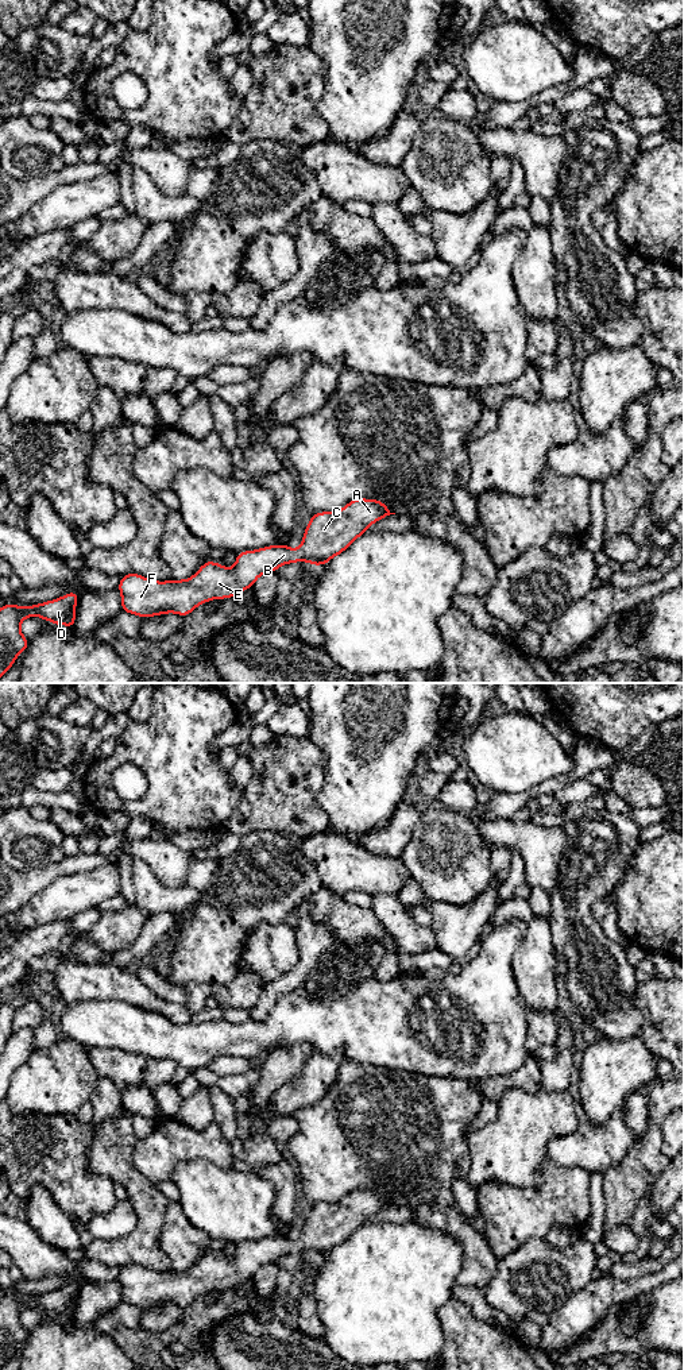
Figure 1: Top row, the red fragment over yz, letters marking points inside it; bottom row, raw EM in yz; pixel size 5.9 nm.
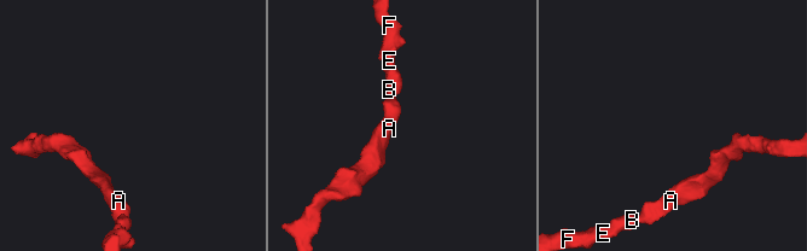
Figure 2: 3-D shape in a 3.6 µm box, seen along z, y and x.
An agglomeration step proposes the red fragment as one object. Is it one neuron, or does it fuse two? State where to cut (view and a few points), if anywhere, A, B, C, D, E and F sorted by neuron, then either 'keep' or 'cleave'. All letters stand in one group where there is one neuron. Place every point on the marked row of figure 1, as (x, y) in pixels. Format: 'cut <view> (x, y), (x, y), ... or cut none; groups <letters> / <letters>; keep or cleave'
cut none; groups A B C D E F; keep

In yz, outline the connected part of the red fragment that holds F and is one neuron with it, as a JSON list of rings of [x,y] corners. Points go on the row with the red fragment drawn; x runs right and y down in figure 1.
[[[356,498],[339,512],[312,514],[297,551],[287,544],[243,551],[236,555],[231,570],[208,560],[186,580],[158,582],[130,572],[117,586],[121,611],[142,618],[166,613],[186,617],[208,601],[232,598],[252,588],[260,575],[275,572],[283,564],[301,560],[313,566],[326,564],[367,533],[371,524],[390,514],[395,513],[379,499]]]

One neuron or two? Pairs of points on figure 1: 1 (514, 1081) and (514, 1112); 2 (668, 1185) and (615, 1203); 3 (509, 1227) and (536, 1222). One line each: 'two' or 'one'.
1: two
2: two
3: one

